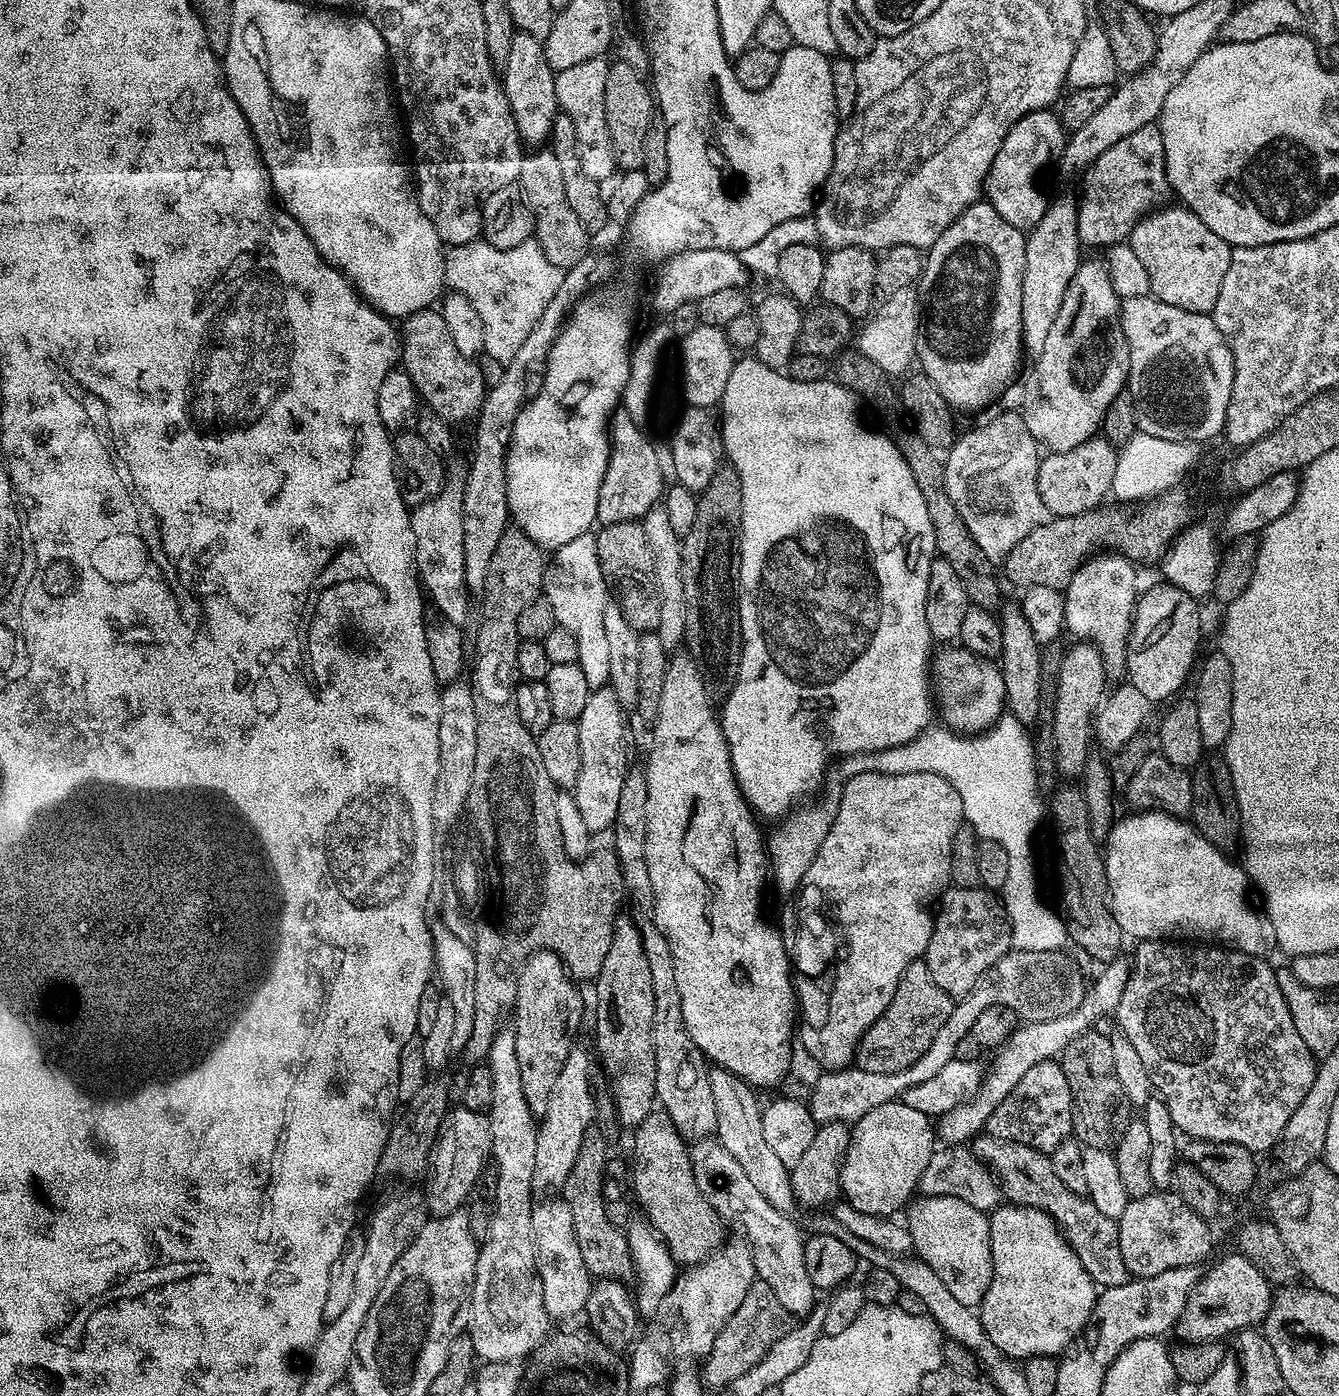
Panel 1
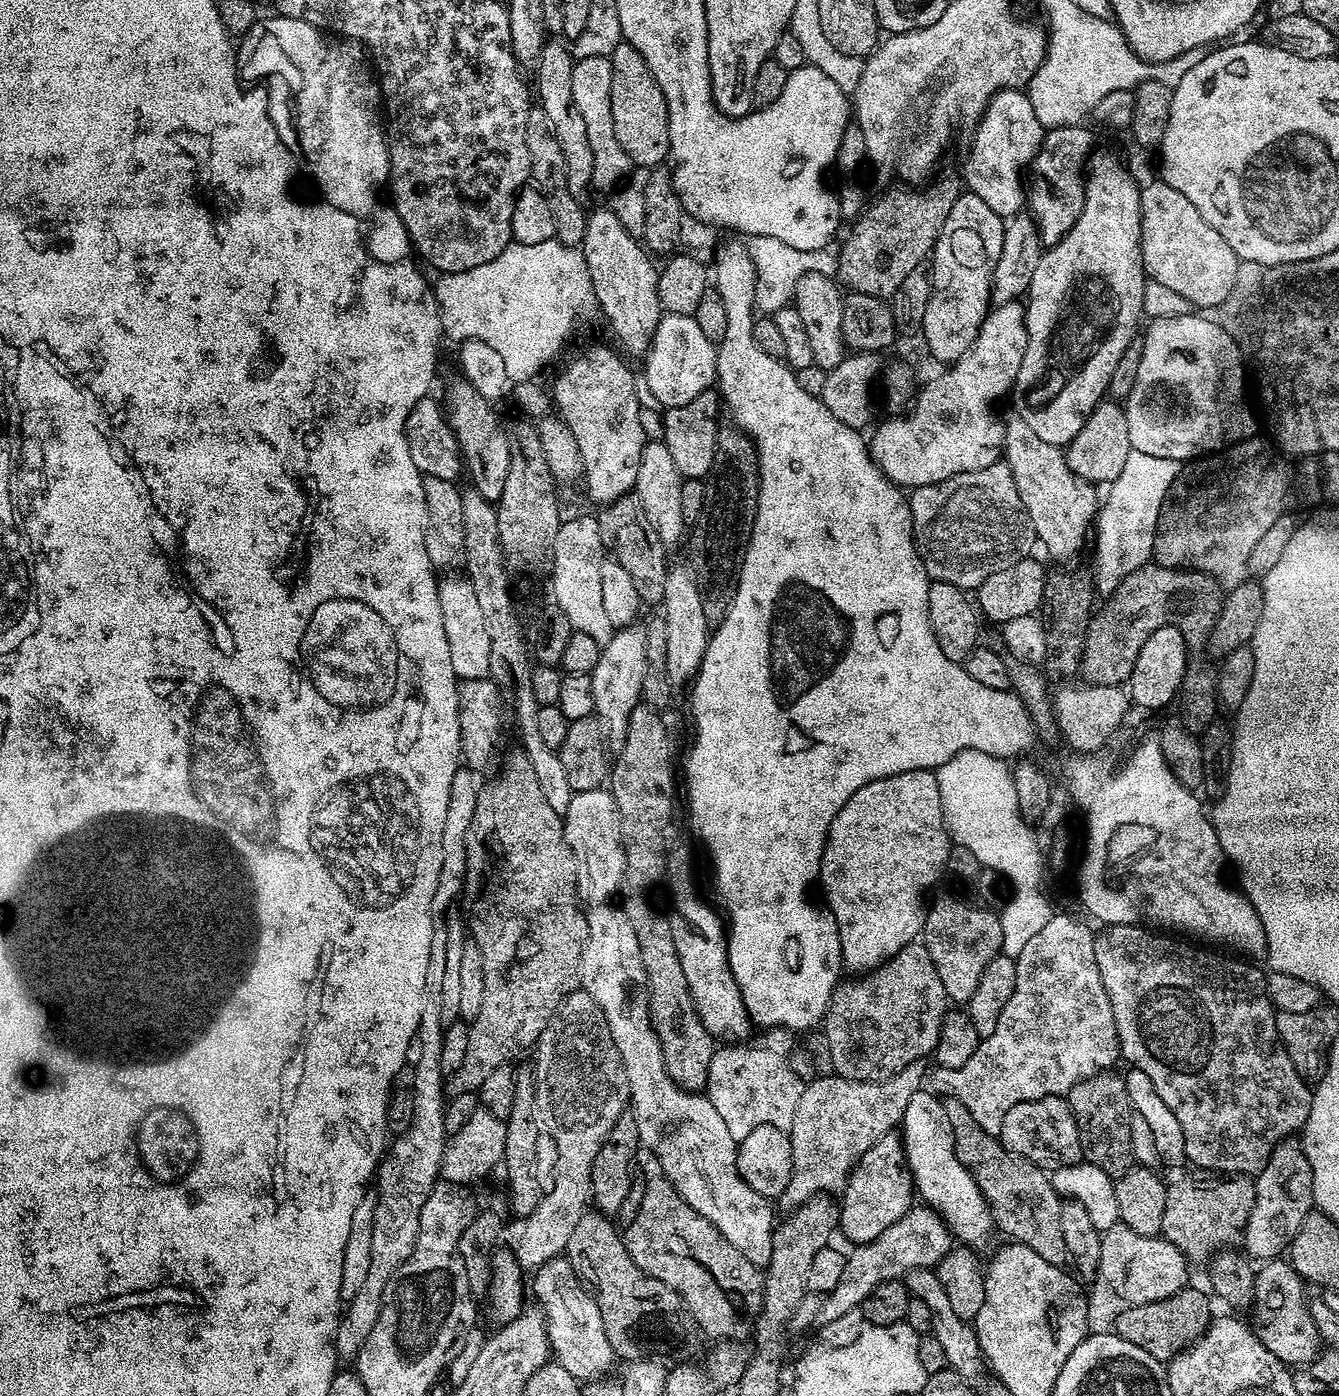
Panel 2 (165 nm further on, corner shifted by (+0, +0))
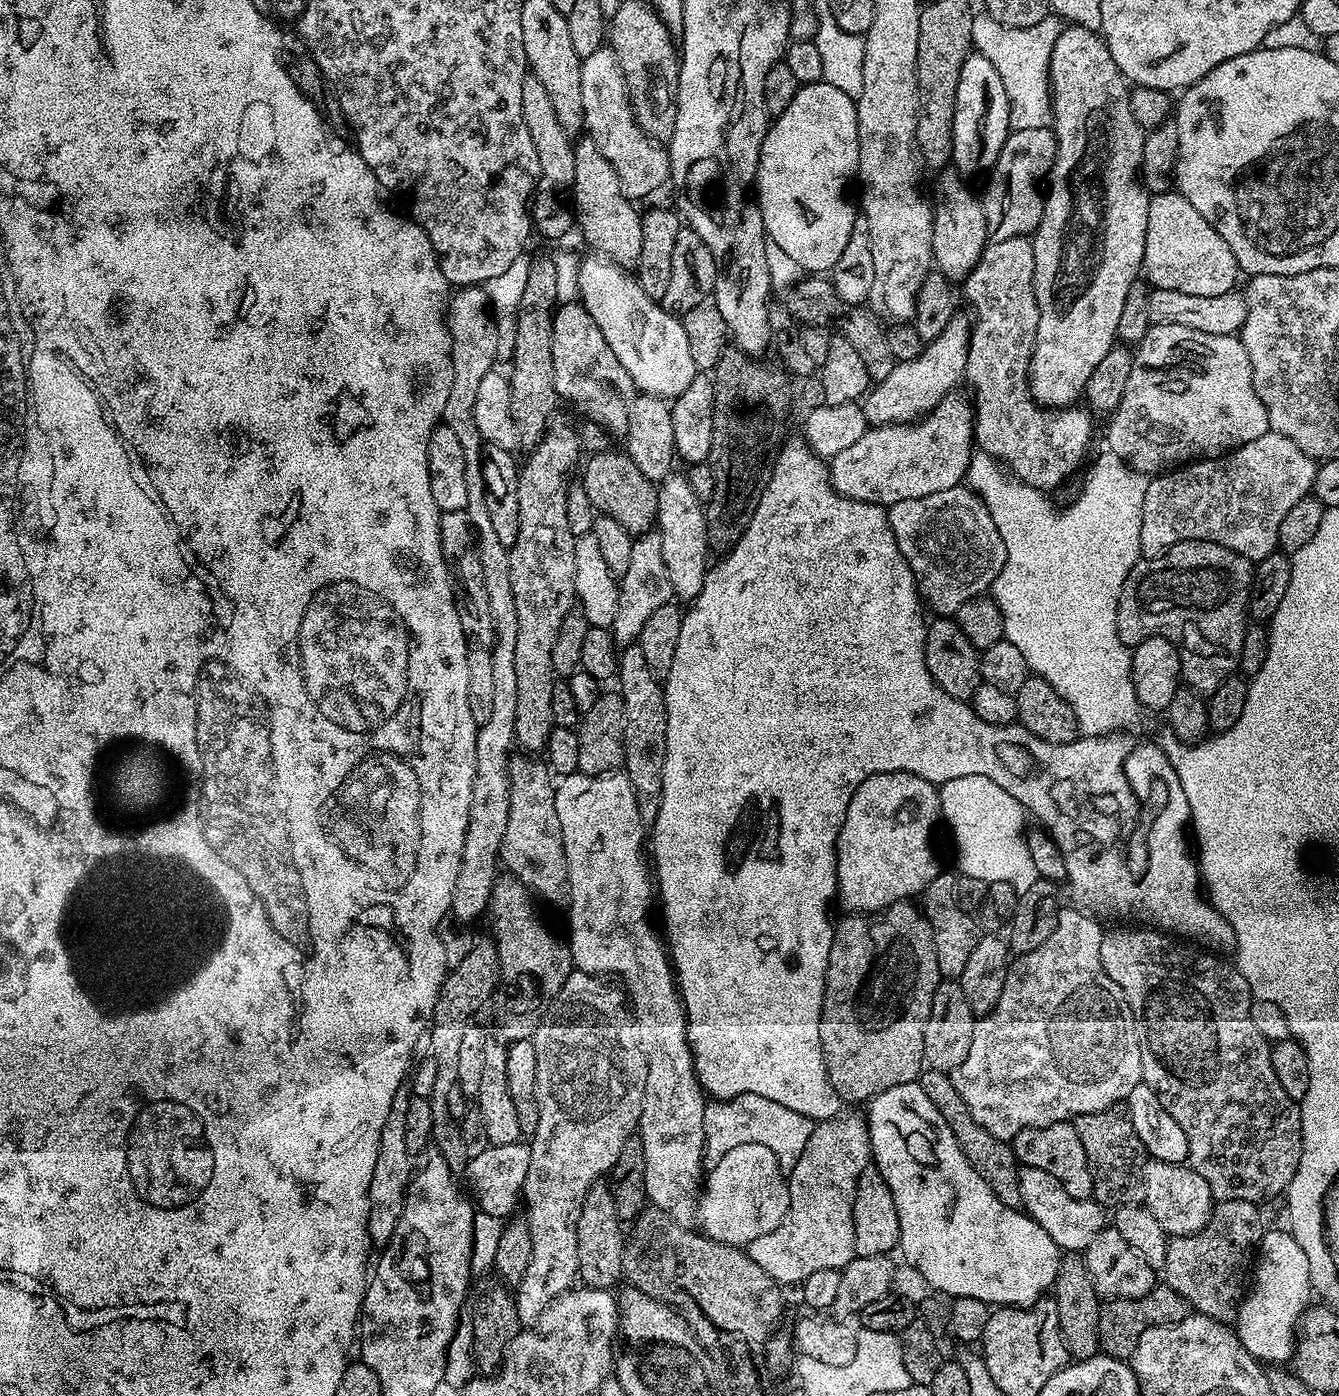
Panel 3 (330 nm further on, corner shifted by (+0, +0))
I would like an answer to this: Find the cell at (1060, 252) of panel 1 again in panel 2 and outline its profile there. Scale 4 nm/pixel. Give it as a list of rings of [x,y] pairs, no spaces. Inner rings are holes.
[[[1019,299],[1011,300],[1005,304],[995,305],[989,311],[988,316],[985,317],[982,322],[982,326],[978,330],[978,334],[974,338],[974,342],[966,350],[966,354],[962,354],[953,360],[951,364],[947,365],[928,385],[921,387],[917,391],[915,401],[907,414],[896,414],[891,418],[892,420],[884,420],[880,425],[875,425],[876,433],[873,434],[872,440],[870,436],[870,451],[872,454],[872,460],[882,470],[882,474],[887,480],[892,481],[893,484],[899,486],[904,490],[911,490],[913,488],[921,488],[927,484],[937,484],[942,482],[946,478],[950,478],[954,474],[962,474],[963,472],[973,472],[974,470],[980,470],[986,466],[997,463],[1001,459],[1001,445],[1004,443],[1004,420],[1001,417],[996,417],[996,400],[1000,400],[1009,395],[1012,391],[1012,384],[1016,381],[1016,375],[1018,374],[1018,366],[1022,366],[1022,354],[1026,354],[1026,342],[1028,341],[1028,331],[1024,325],[1024,314],[1026,308]]]

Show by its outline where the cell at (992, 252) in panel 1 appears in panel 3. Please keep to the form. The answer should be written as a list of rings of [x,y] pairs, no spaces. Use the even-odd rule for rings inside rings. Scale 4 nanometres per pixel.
[[[945,166],[935,173],[936,185],[932,188],[931,199],[934,201],[934,215],[932,217],[932,259],[935,267],[943,272],[953,282],[963,281],[968,271],[980,260],[990,237],[986,226],[986,214],[981,197],[976,196],[964,185],[965,177],[957,172],[955,167]]]

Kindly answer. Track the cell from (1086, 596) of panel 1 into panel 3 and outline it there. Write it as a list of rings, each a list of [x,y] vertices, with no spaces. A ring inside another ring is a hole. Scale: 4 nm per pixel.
[[[1015,236],[1014,238],[1006,238],[1005,240],[997,240],[989,243],[985,247],[984,252],[980,255],[977,264],[968,271],[968,275],[962,281],[964,287],[964,296],[968,299],[968,304],[972,307],[970,311],[972,336],[968,340],[968,361],[966,362],[966,370],[964,375],[967,383],[972,383],[971,399],[974,401],[974,440],[983,451],[989,456],[1000,461],[1001,465],[1016,479],[1029,484],[1041,490],[1052,490],[1048,488],[1056,488],[1080,463],[1084,460],[1084,451],[1088,448],[1088,443],[1092,440],[1092,420],[1087,407],[1069,406],[1067,408],[1044,408],[1038,404],[1032,396],[1032,389],[1028,386],[1028,371],[1030,370],[1030,362],[1032,361],[1032,351],[1036,345],[1036,335],[1038,334],[1038,302],[1034,298],[1034,250],[1032,249],[1032,241],[1028,236]]]

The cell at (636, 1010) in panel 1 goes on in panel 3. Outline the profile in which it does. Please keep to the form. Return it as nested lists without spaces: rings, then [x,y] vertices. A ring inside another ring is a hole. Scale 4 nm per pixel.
[[[597,1182],[590,1186],[578,1214],[576,1233],[578,1234],[578,1276],[587,1287],[611,1289],[612,1283],[621,1279],[624,1267],[625,1229],[614,1210],[614,1198],[607,1183]]]

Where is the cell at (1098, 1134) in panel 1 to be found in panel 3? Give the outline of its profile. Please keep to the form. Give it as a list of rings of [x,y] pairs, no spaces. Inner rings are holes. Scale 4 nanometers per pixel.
[[[1108,1108],[1104,1112],[1082,1114],[1076,1117],[1074,1123],[1078,1130],[1078,1138],[1082,1138],[1082,1150],[1086,1150],[1092,1175],[1092,1196],[1096,1203],[1108,1210],[1121,1208],[1124,1204],[1141,1203],[1144,1200],[1143,1166],[1146,1153],[1127,1111]]]

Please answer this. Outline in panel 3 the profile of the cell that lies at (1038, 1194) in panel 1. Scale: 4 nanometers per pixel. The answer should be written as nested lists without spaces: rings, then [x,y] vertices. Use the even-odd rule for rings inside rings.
[[[928,1068],[921,1071],[918,1083],[922,1086],[922,1090],[926,1090],[926,1098],[930,1098],[930,1102],[934,1102],[934,1106],[938,1106],[938,1114],[942,1114],[942,1118],[946,1118],[950,1130],[954,1130],[954,1138],[958,1138],[970,1166],[974,1166],[974,1170],[978,1170],[978,1174],[982,1174],[982,1178],[992,1187],[994,1194],[998,1194],[998,1198],[1003,1204],[1019,1209],[1022,1203],[1018,1186],[1018,1161],[1012,1152],[1011,1143],[994,1138],[994,1134],[990,1134],[990,1130],[983,1128],[972,1117],[966,1102],[962,1102],[962,1094],[958,1094],[958,1090],[954,1090],[954,1082],[949,1073]]]

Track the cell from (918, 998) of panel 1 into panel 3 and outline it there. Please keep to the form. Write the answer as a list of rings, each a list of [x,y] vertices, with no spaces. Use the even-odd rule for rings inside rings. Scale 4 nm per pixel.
[[[900,900],[880,912],[865,912],[863,914],[848,914],[848,917],[839,925],[835,925],[830,946],[830,958],[826,966],[826,978],[824,979],[824,1001],[820,1011],[820,1041],[824,1051],[826,1070],[830,1078],[830,1086],[840,1096],[841,1101],[864,1100],[870,1102],[878,1094],[890,1090],[890,1086],[902,1086],[913,1083],[919,1077],[924,1062],[924,1031],[926,1030],[926,1018],[930,1018],[930,1006],[934,1002],[934,990],[940,985],[942,979],[938,970],[938,954],[934,954],[934,934],[928,919],[919,907],[908,900]]]

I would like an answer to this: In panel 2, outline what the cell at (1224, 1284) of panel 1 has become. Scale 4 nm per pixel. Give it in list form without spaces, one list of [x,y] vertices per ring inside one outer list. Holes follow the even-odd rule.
[[[1284,1258],[1271,1259],[1261,1268],[1264,1269],[1259,1269],[1256,1272],[1256,1294],[1250,1309],[1251,1327],[1257,1338],[1266,1346],[1266,1350],[1270,1350],[1270,1354],[1274,1354],[1274,1358],[1278,1358],[1285,1366],[1311,1364],[1317,1356],[1321,1355],[1322,1341],[1318,1334],[1318,1326],[1314,1326],[1314,1318],[1310,1318],[1309,1293],[1304,1292],[1304,1288],[1306,1289],[1305,1281],[1300,1279],[1300,1275],[1292,1269],[1291,1263]]]

